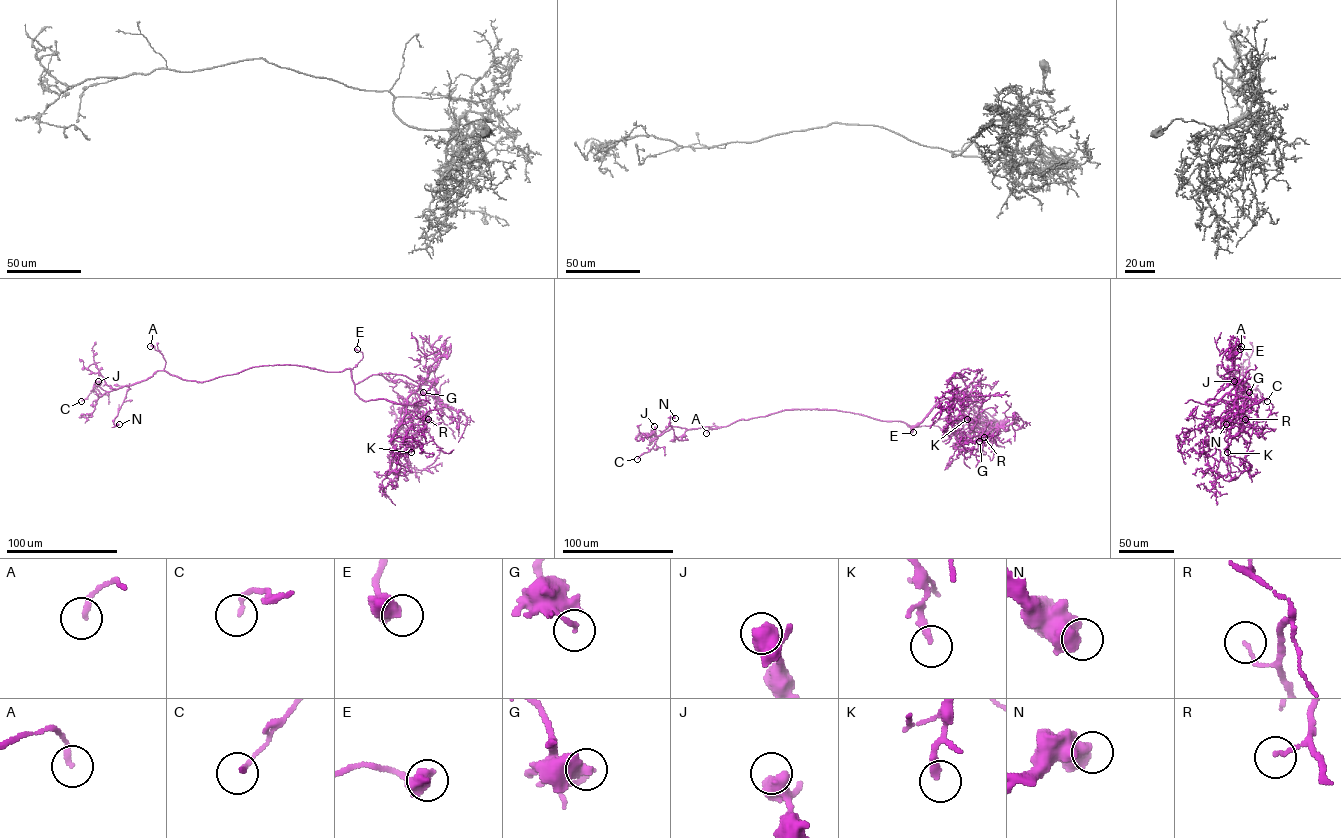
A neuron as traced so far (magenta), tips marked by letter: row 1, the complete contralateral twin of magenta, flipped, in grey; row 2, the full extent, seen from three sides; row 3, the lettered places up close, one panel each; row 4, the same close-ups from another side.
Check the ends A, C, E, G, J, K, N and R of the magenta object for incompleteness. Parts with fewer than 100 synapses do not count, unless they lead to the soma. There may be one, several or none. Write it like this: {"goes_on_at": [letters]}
{"goes_on_at": []}

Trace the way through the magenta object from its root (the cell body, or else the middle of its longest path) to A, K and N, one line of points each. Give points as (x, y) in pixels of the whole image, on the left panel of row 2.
A: (316, 369), (296, 365), (263, 365), (203, 382), (184, 380), (165, 371), (163, 355), (150, 346)
K: (316, 369), (350, 369), (355, 384), (379, 374), (420, 386), (427, 415), (411, 452)
N: (316, 369), (263, 365), (203, 382), (157, 370), (129, 386), (113, 421), (114, 426), (119, 424)

